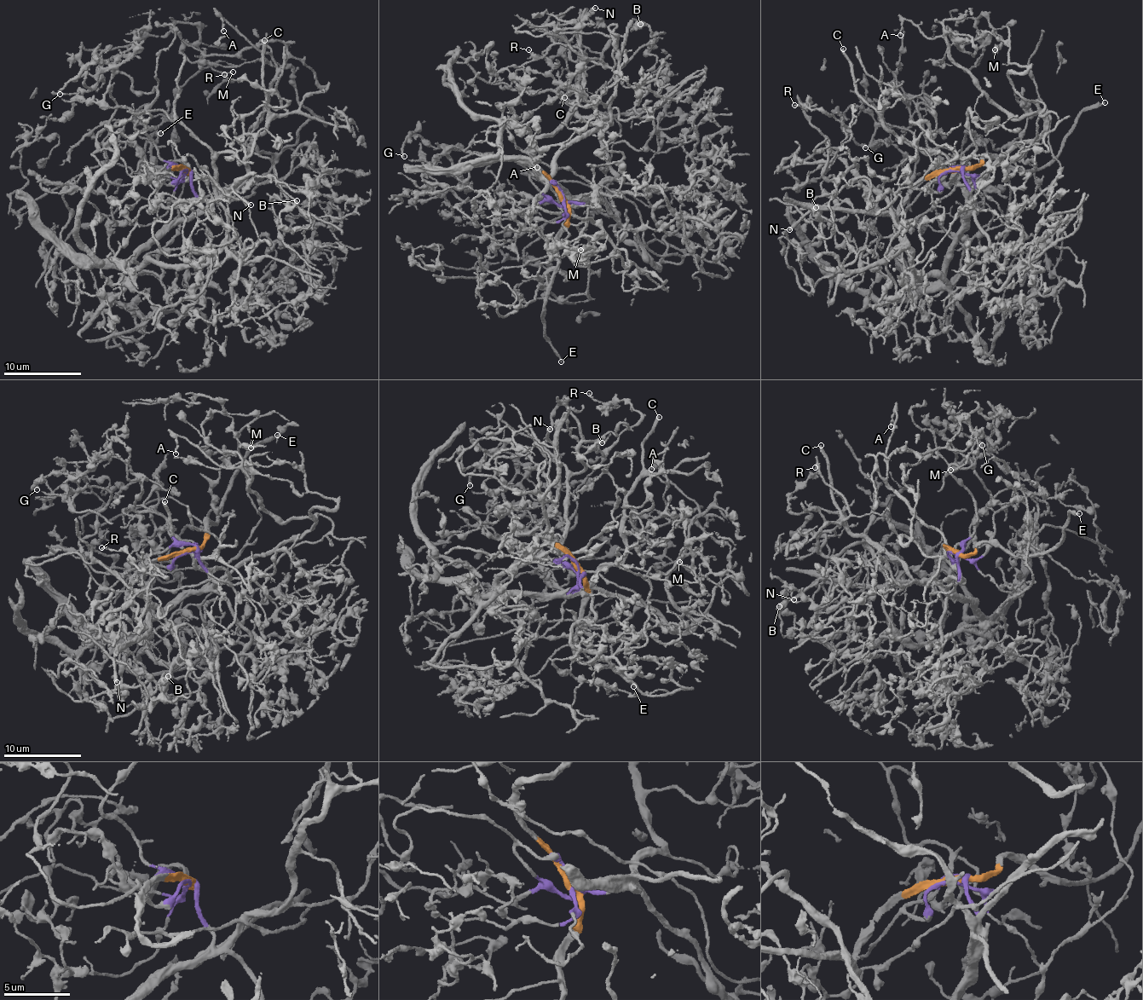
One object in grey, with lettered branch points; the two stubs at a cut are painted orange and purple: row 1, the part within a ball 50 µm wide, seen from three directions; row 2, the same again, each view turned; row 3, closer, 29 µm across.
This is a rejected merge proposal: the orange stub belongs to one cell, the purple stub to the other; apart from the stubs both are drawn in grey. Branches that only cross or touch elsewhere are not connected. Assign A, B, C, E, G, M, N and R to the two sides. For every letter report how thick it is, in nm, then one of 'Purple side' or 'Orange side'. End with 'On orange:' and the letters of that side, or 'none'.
A: Thickness 180 nm. Purple side
B: Thickness 340 nm. Purple side
C: Thickness 320 nm. Purple side
E: Thickness 190 nm. Orange side
G: Thickness 190 nm. Purple side
M: Thickness 160 nm. Purple side
N: Thickness 320 nm. Orange side
R: Thickness 170 nm. Purple side
On orange: E, N

